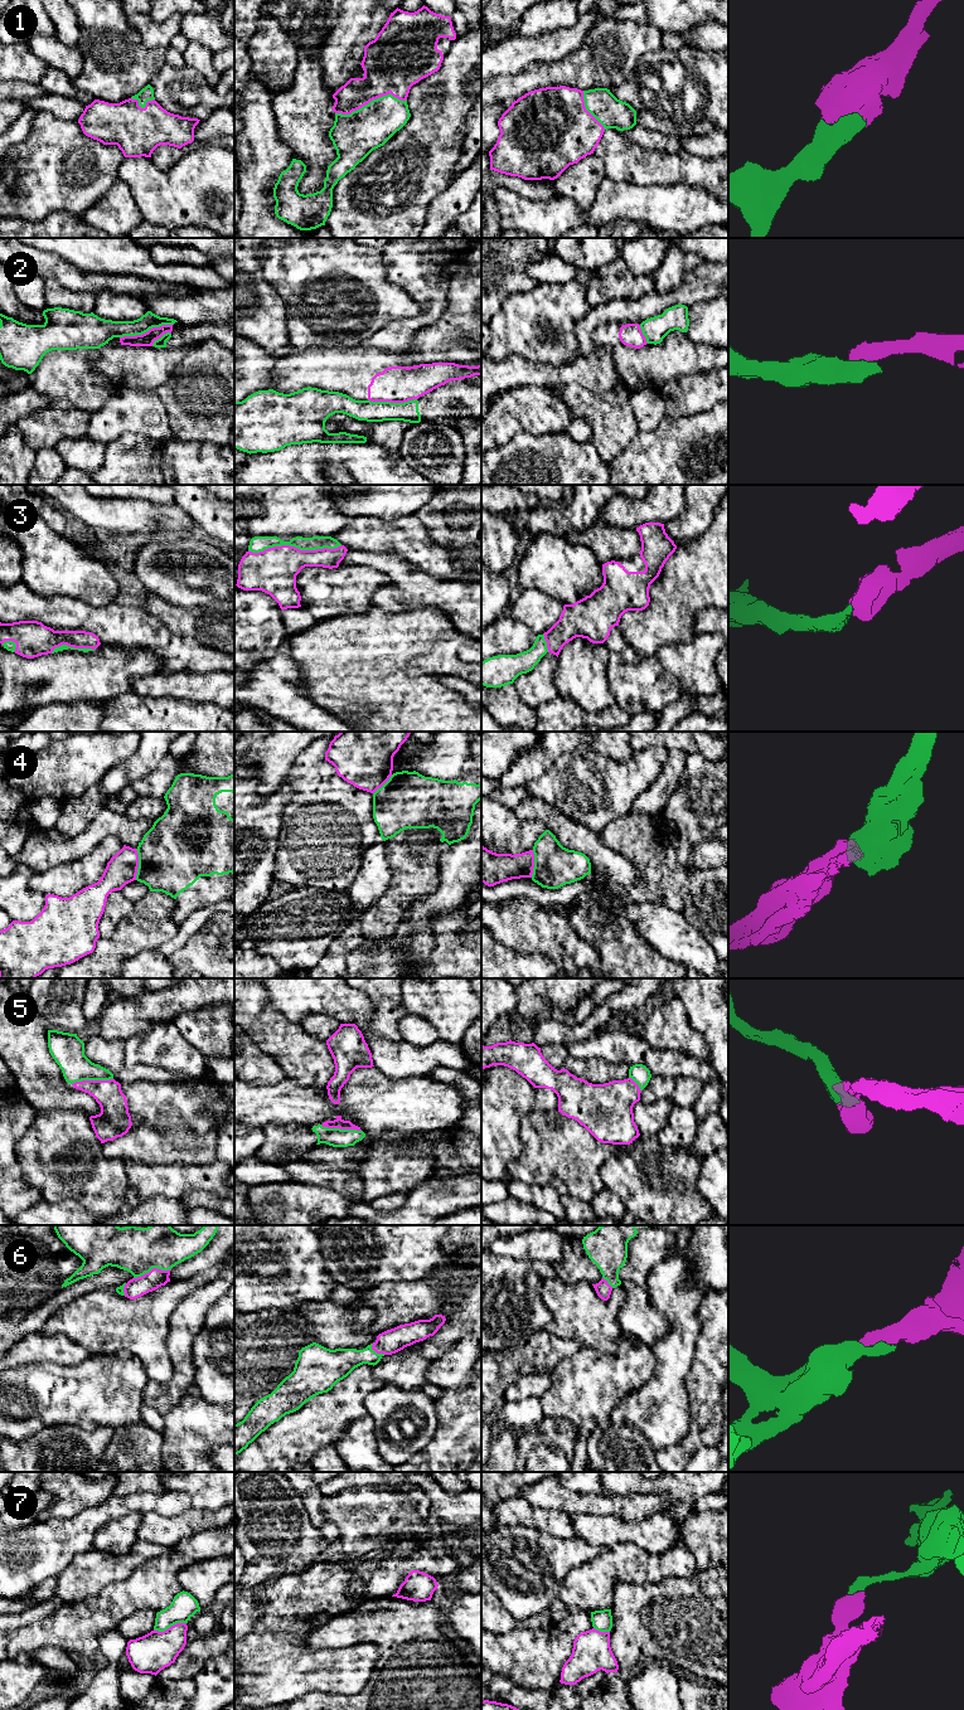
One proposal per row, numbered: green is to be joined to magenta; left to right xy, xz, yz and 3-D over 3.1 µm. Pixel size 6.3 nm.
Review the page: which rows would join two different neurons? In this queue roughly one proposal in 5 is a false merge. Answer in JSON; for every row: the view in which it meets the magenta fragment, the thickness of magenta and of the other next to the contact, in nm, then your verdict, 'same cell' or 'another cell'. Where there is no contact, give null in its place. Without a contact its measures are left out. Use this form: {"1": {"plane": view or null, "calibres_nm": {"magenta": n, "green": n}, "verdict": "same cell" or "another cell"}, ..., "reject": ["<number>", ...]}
{"1": {"plane": "xz", "calibres_nm": {"magenta": 340, "green": 280}, "verdict": "same cell"}, "2": {"plane": "xy", "calibres_nm": {"magenta": 90, "green": 120}, "verdict": "another cell"}, "3": {"plane": "xz", "calibres_nm": {"magenta": 300, "green": 100}, "verdict": "same cell"}, "4": {"plane": "xy", "calibres_nm": {"magenta": 190, "green": 440}, "verdict": "another cell"}, "5": {"plane": "xy", "calibres_nm": {"magenta": 180, "green": 200}, "verdict": "same cell"}, "6": {"plane": "xy", "calibres_nm": {"magenta": 130, "green": 300}, "verdict": "same cell"}, "7": {"plane": "xy", "calibres_nm": {"magenta": 260, "green": 160}, "verdict": "another cell"}, "reject": ["2", "4", "7"]}

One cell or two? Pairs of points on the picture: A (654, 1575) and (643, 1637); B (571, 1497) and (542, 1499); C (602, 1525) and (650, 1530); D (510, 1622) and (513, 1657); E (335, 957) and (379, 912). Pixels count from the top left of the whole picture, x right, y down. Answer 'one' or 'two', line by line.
A: two
B: one
C: one
D: two
E: two

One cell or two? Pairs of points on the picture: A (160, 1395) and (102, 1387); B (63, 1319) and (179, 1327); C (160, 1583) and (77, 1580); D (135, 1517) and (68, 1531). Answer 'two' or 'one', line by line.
A: two
B: two
C: two
D: two

